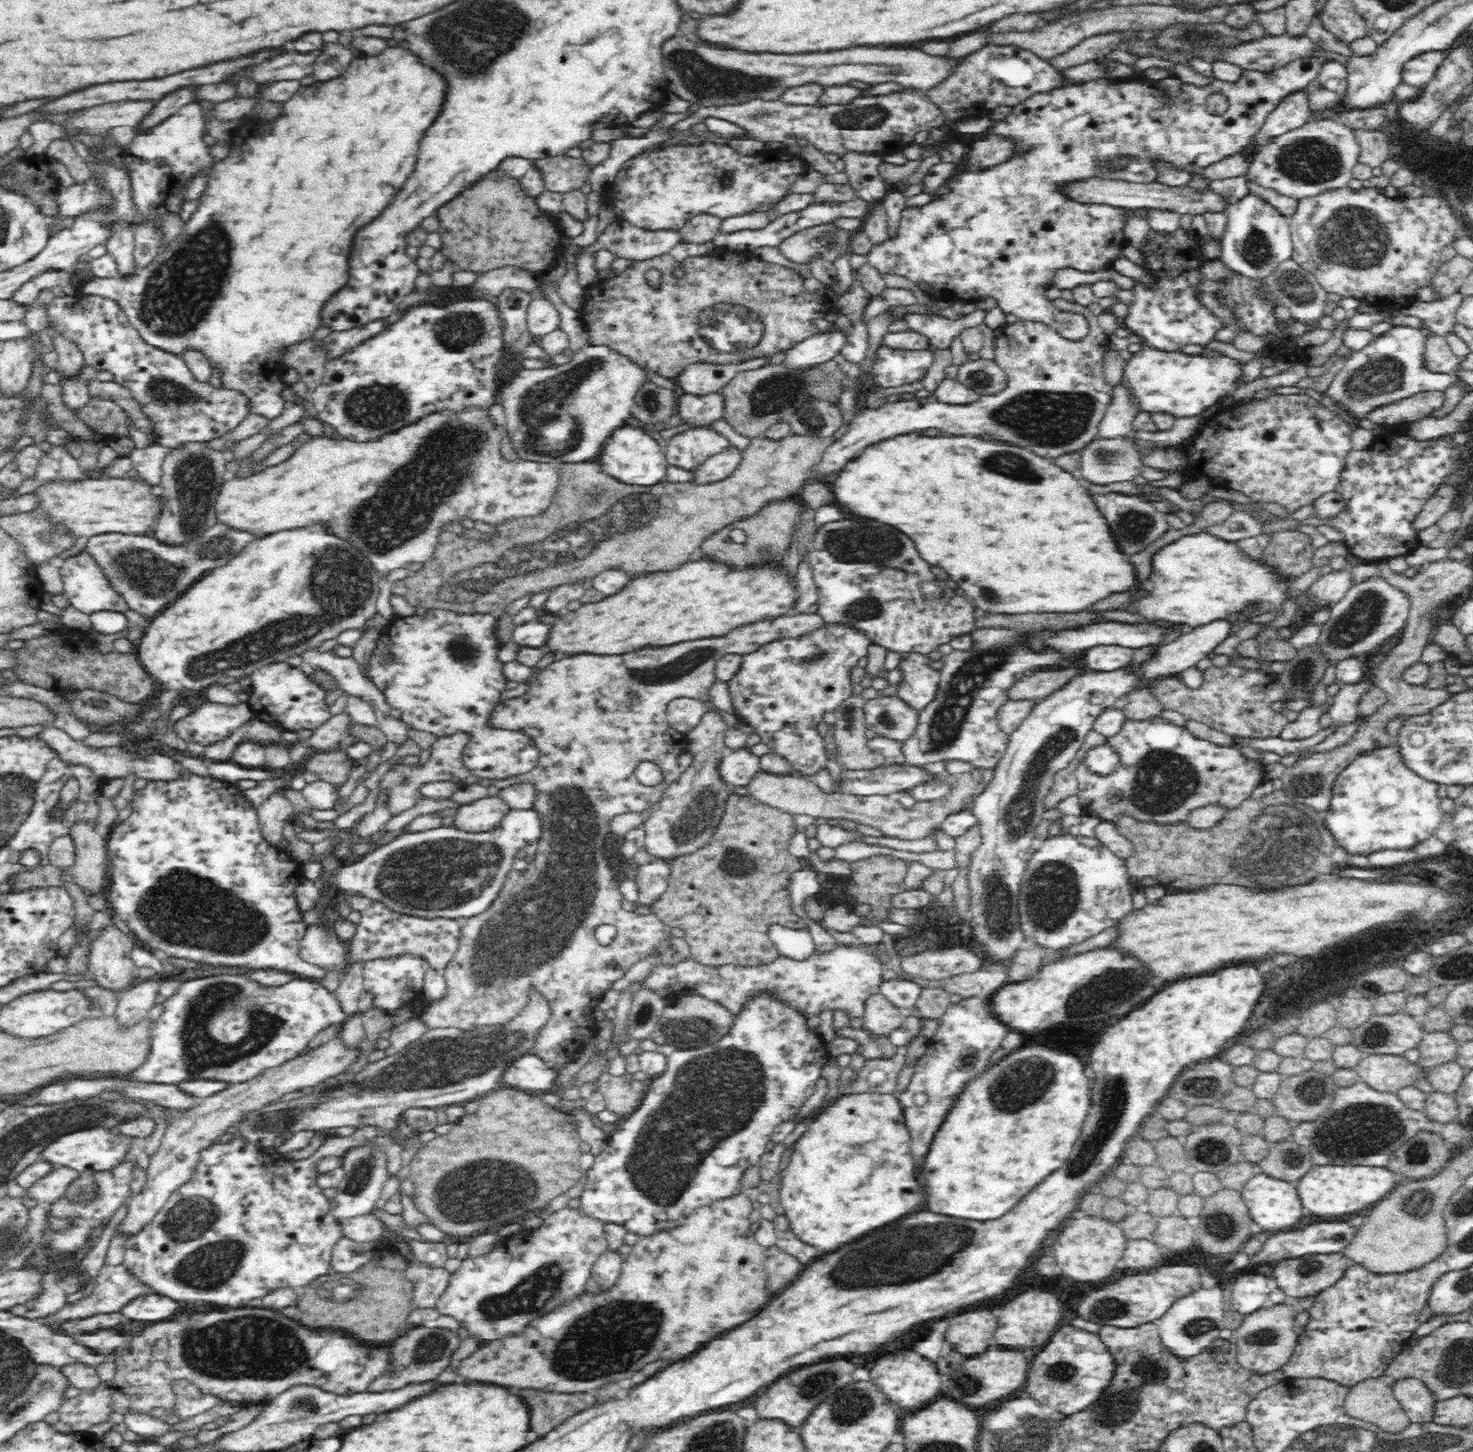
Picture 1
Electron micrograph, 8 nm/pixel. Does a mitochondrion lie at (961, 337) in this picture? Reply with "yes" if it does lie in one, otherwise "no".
no

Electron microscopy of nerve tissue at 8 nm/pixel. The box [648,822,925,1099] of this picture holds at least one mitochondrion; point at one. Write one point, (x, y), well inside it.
(686, 1030)

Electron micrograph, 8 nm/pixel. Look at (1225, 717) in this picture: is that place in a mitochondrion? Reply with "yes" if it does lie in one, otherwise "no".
no

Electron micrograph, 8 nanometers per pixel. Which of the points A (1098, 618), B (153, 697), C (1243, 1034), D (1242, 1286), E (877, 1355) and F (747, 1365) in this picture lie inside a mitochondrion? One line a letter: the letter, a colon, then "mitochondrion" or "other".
A: other
B: other
C: other
D: other
E: other
F: other

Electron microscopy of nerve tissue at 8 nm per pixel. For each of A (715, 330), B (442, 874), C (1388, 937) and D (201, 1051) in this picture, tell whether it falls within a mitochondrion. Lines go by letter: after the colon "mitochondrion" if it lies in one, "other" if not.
A: mitochondrion
B: mitochondrion
C: other
D: mitochondrion

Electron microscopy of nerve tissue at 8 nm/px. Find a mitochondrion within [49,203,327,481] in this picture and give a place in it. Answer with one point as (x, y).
(179, 292)

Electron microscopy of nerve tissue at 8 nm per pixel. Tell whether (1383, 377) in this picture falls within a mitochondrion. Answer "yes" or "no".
yes

